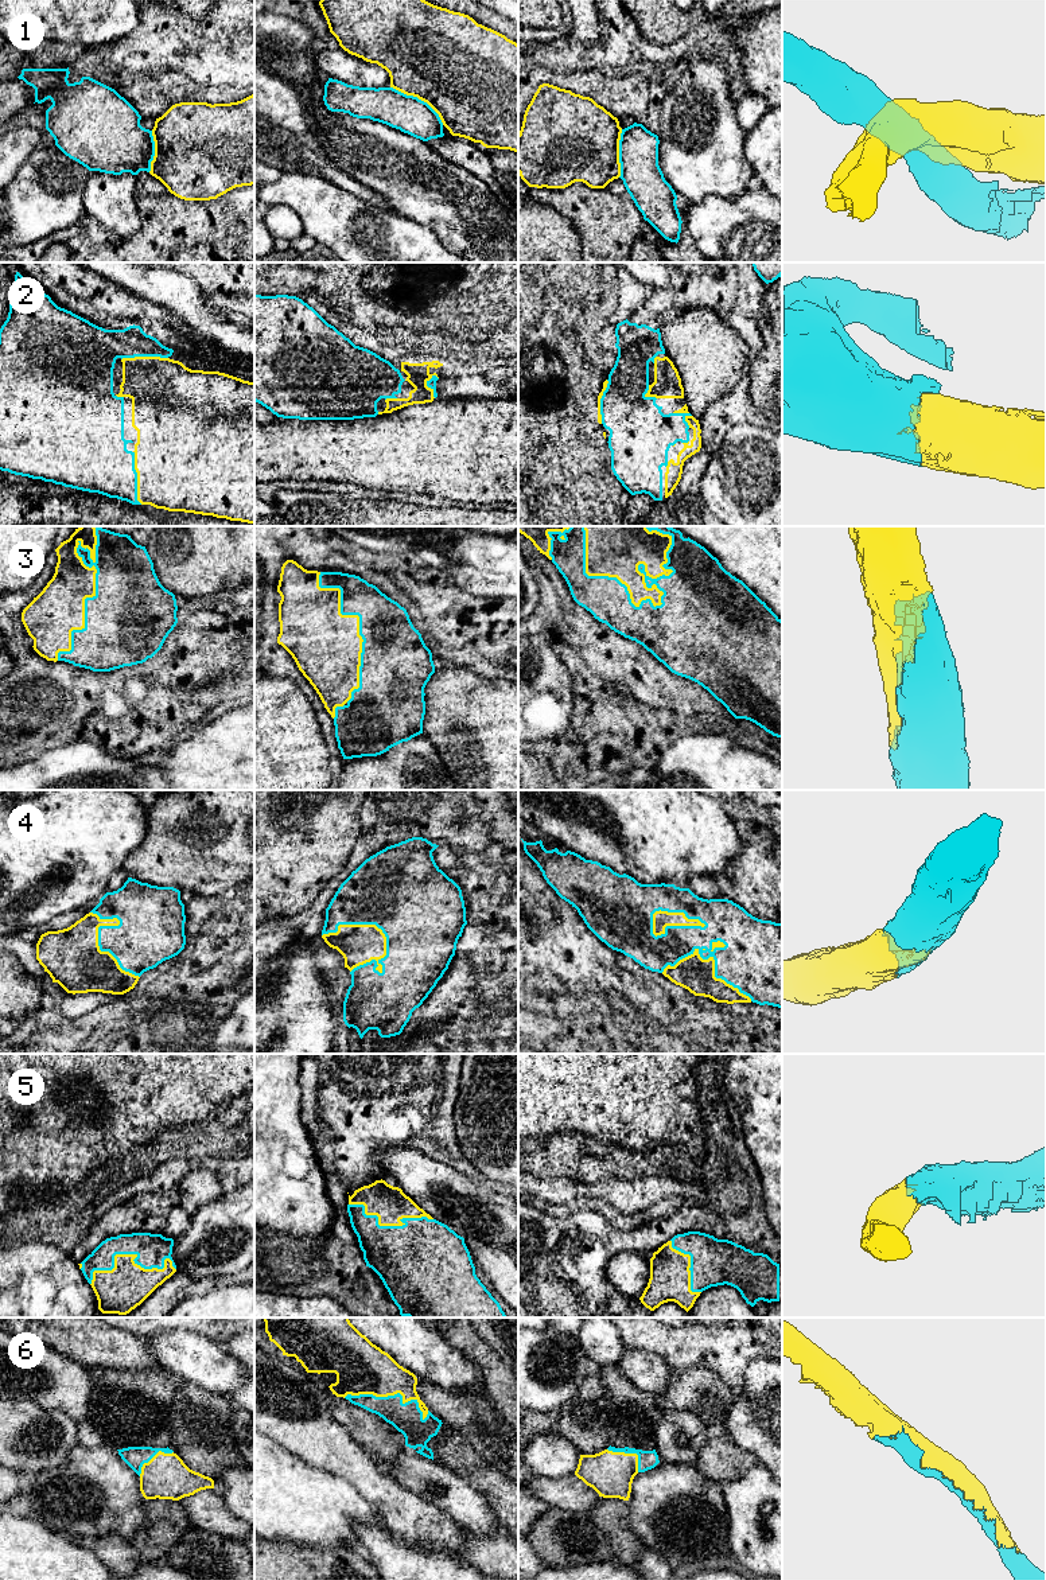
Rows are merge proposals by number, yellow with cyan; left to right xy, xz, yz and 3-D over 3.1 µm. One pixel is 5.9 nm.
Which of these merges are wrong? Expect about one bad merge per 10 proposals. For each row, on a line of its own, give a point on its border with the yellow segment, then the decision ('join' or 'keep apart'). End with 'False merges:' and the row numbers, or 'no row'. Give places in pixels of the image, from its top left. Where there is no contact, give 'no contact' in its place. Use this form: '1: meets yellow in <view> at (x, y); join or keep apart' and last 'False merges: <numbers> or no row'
1: meets yellow in xz at (419, 98); keep apart
2: meets yellow in xy at (137, 478); join
3: meets yellow in yz at (607, 575); join
4: meets yellow in xz at (372, 925); join
5: meets yellow in xy at (131, 1254); join
6: meets yellow in xz at (392, 1394); join
False merges: 1

